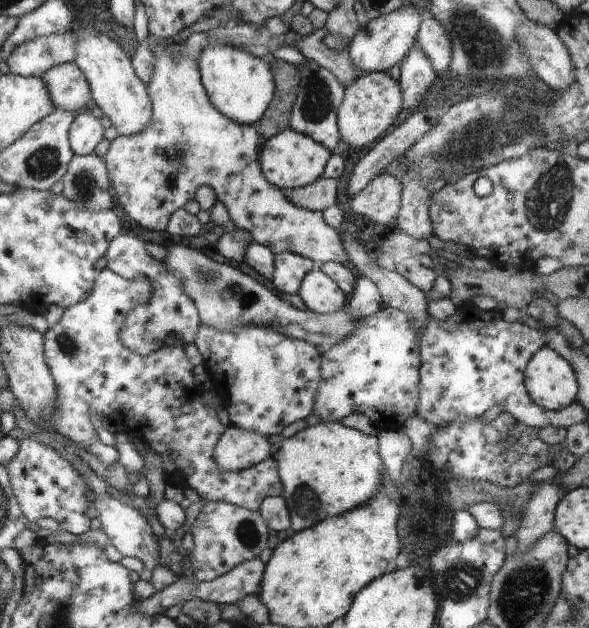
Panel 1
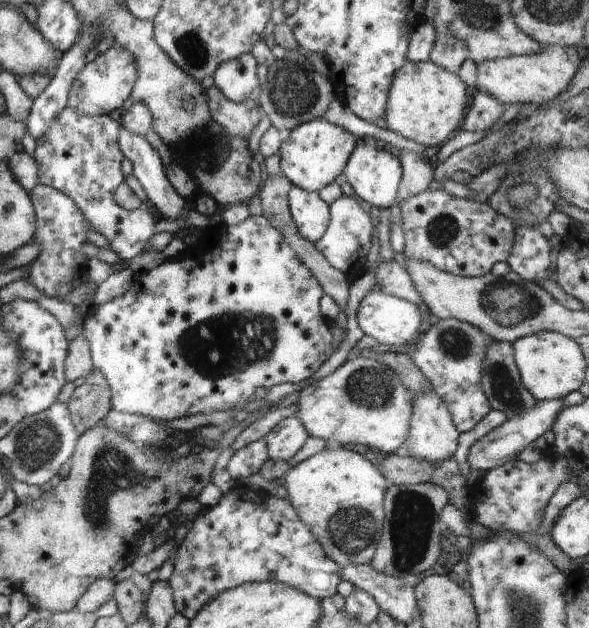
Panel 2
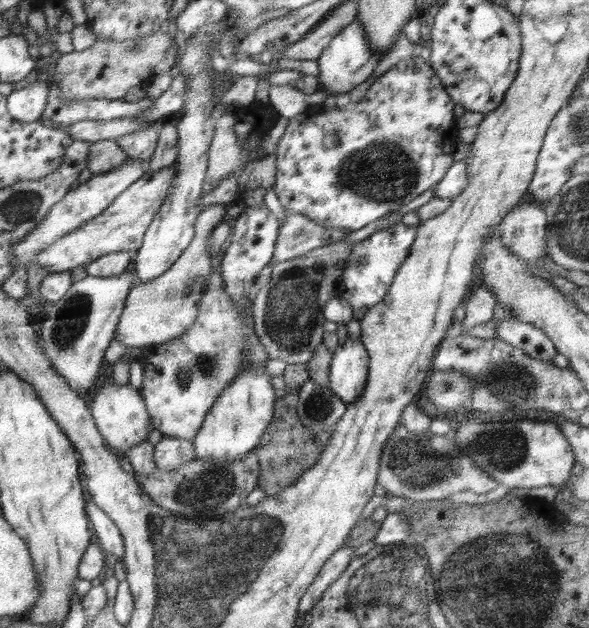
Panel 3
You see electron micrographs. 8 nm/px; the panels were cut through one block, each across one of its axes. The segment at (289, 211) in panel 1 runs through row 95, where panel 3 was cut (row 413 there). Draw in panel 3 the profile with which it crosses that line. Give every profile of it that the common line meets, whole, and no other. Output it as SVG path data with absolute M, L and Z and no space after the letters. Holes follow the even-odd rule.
M221 265L212 268L207 291L200 299L198 315L182 335L160 343L152 354L139 358L123 355L119 358L124 362L142 364L144 392L141 396L151 427L160 431L163 436L193 440L216 398L244 369L244 365L262 367L269 360L254 332L253 299L244 312L234 308L228 292L224 290L220 268Z

